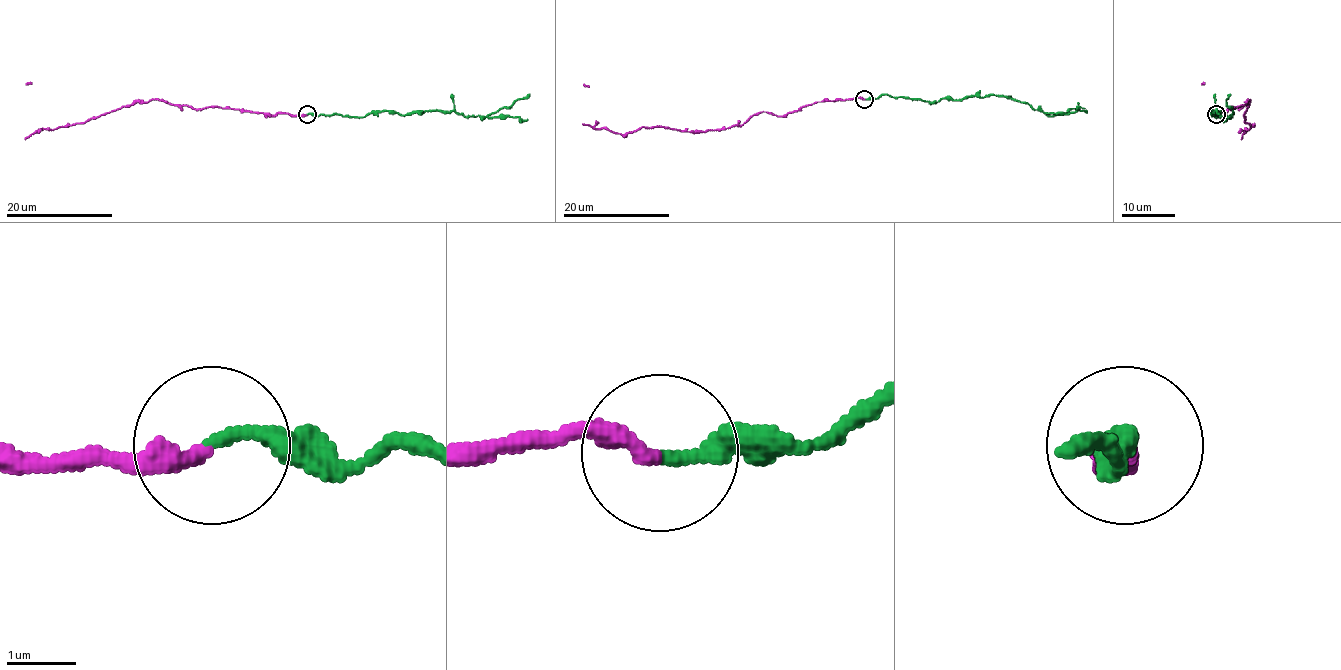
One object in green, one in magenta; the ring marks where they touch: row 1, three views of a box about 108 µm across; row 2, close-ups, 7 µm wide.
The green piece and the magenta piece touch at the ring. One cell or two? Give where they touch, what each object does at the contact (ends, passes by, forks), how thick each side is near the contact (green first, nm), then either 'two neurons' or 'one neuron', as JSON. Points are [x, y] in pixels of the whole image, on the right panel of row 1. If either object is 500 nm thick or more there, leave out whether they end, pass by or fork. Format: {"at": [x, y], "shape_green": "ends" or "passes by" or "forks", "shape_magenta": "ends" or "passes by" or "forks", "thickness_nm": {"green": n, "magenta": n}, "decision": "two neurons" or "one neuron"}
{"at": [1216, 114], "shape_green": "ends", "shape_magenta": "ends", "thickness_nm": {"green": 220, "magenta": 280}, "decision": "two neurons"}

